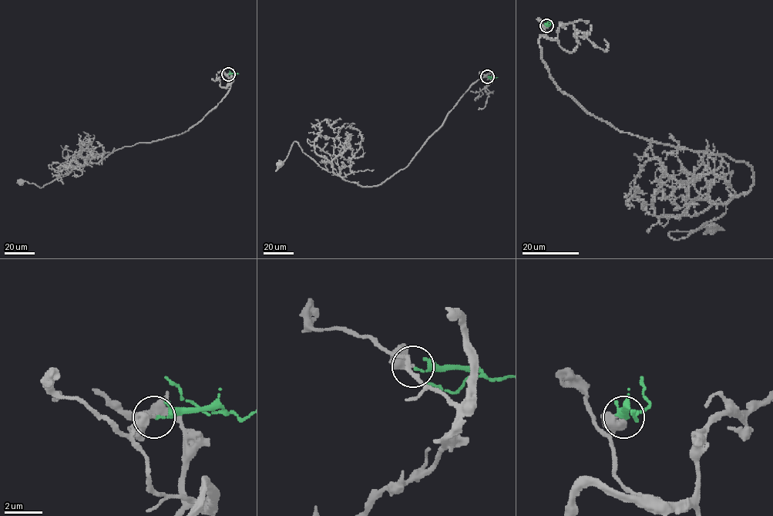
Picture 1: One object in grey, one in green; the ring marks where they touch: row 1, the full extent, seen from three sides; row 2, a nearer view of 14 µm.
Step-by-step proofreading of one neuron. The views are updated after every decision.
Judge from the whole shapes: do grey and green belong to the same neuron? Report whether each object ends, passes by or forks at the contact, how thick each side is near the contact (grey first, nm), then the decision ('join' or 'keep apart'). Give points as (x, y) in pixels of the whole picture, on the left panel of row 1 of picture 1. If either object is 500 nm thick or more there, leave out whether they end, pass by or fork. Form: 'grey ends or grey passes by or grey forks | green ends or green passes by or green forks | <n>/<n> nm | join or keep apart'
grey ends | green ends | 440/120 nm | keep apart

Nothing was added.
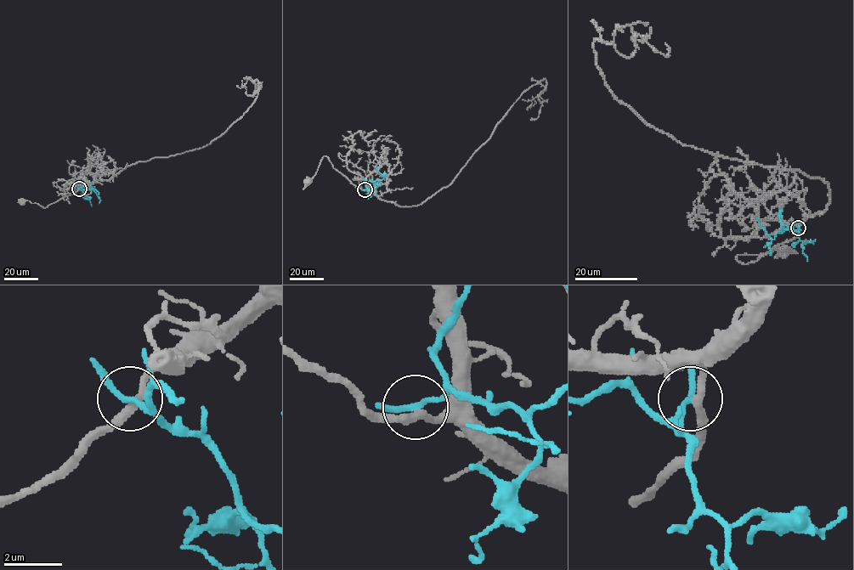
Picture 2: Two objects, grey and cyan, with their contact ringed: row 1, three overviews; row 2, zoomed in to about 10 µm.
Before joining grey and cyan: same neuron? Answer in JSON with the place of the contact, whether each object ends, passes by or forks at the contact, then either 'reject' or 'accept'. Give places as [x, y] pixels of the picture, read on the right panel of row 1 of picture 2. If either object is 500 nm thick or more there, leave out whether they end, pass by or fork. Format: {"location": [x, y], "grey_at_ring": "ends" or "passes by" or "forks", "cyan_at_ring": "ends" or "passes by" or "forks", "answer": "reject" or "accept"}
{"location": [798, 228], "grey_at_ring": "passes by", "cyan_at_ring": "passes by", "answer": "reject"}

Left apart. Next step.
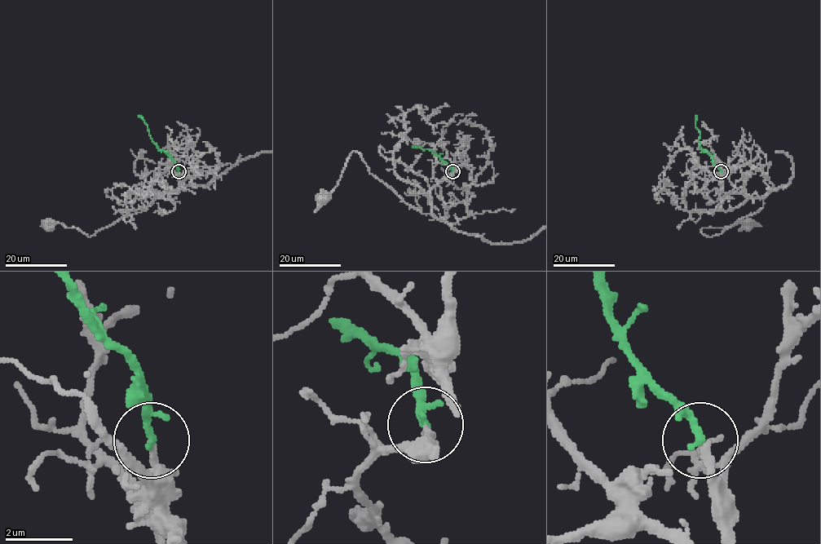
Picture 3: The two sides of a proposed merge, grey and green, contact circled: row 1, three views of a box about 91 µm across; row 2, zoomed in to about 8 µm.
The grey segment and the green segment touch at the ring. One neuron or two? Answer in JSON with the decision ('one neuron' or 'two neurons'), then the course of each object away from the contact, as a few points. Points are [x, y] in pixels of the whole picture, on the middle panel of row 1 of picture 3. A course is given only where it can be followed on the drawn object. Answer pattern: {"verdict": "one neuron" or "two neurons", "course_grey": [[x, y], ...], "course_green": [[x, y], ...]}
{"verdict": "one neuron", "course_grey": [[452, 171], [431, 189], [431, 211], [422, 214], [369, 172], [362, 157], [354, 151], [340, 179], [320, 198]], "course_green": [[452, 171], [452, 168], [430, 150], [412, 146]]}

